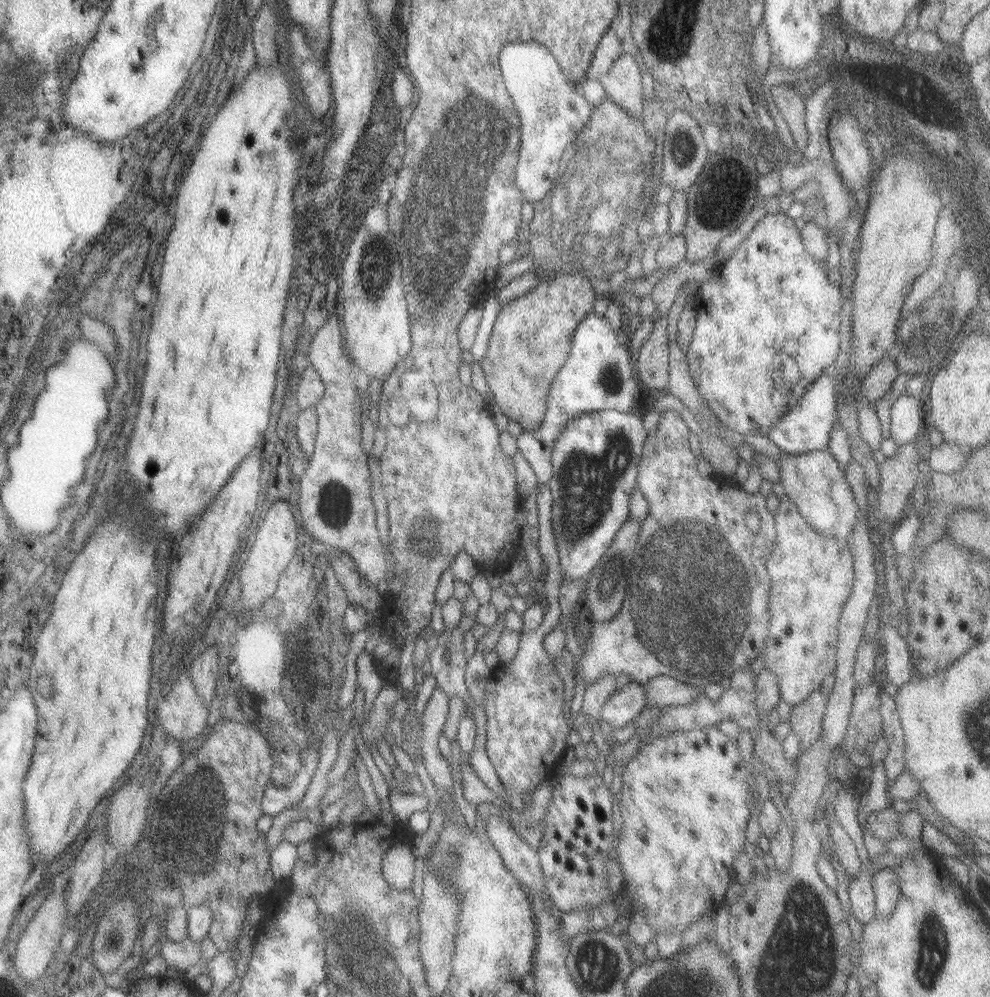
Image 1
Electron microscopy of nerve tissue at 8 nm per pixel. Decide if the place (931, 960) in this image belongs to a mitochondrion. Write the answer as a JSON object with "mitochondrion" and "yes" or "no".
{"mitochondrion":"yes"}

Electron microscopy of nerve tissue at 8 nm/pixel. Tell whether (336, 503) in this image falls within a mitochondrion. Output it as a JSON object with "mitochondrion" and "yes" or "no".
{"mitochondrion":"yes"}

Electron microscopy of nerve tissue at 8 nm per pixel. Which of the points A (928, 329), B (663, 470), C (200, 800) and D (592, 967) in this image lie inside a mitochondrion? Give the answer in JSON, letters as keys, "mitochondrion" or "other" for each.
{"A":"mitochondrion","B":"other","C":"mitochondrion","D":"mitochondrion"}

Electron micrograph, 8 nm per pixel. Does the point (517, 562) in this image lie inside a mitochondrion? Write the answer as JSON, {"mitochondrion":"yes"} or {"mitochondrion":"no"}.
{"mitochondrion":"no"}

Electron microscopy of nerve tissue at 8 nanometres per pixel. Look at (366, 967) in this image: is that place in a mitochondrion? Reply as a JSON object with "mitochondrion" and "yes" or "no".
{"mitochondrion":"yes"}

